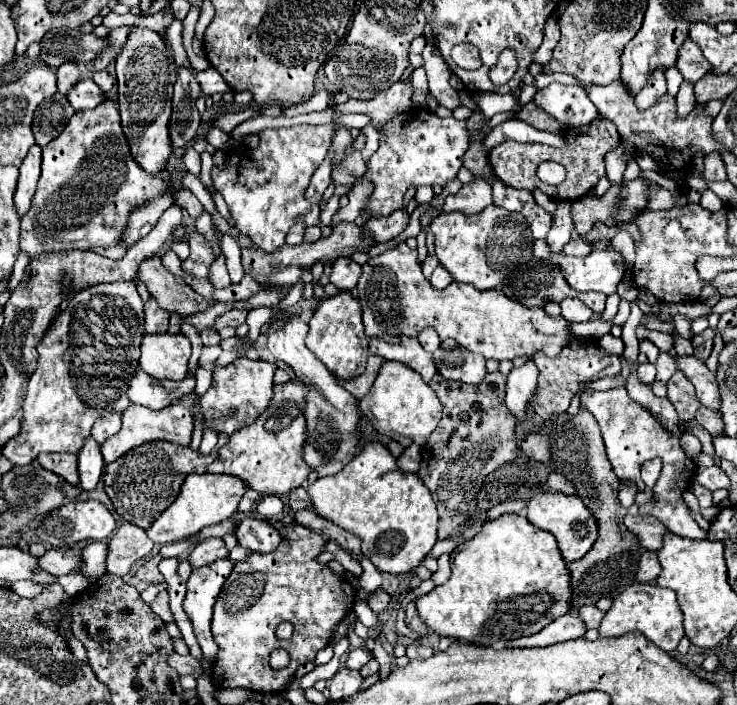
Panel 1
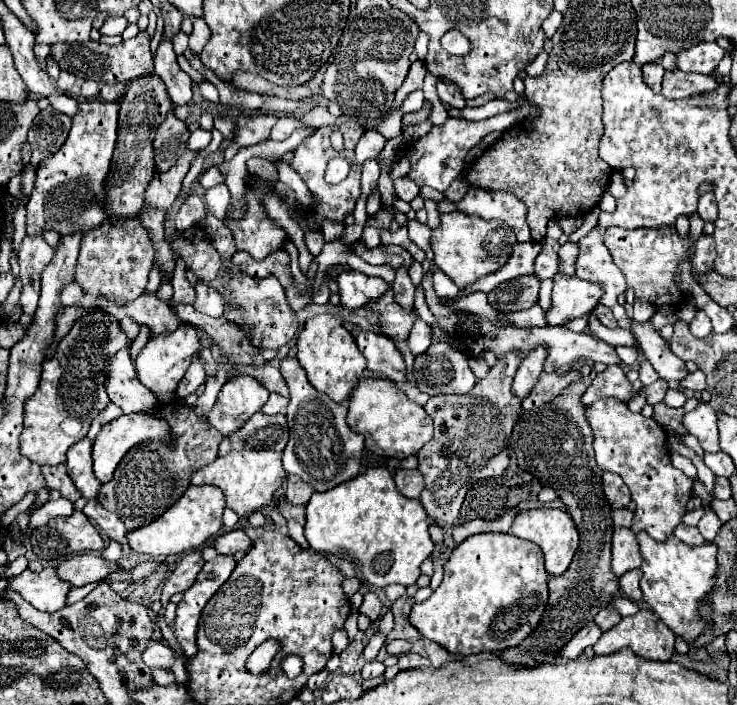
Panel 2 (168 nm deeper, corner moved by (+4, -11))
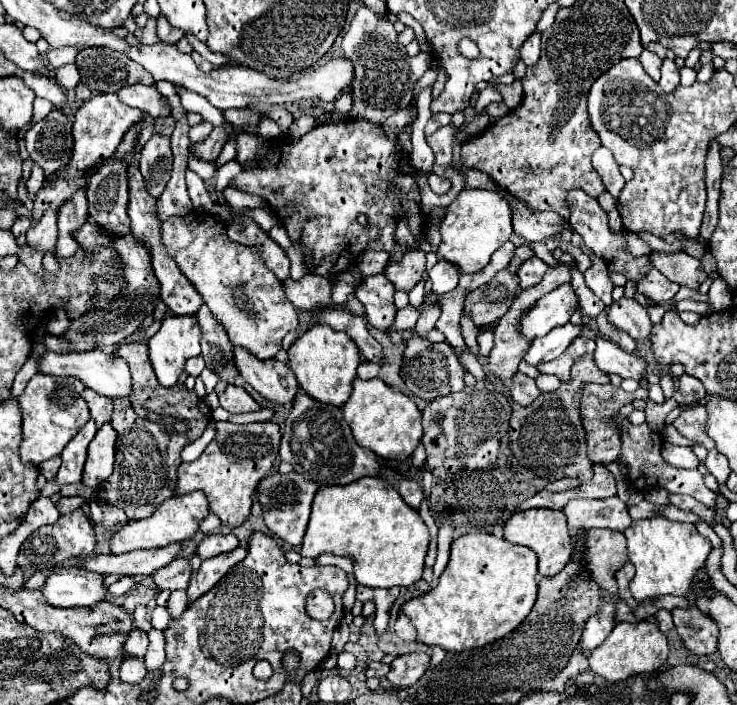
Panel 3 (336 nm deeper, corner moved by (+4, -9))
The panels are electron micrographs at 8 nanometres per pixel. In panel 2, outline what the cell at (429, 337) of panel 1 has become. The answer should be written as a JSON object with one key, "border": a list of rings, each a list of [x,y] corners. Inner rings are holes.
{"border":[[[417,318],[407,336],[407,344],[413,354],[425,352],[431,346],[431,326],[427,322],[423,322],[421,318]]]}

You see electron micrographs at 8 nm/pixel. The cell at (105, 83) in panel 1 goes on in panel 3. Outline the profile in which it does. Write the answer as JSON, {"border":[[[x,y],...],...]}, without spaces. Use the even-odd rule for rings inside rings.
{"border":[[[135,84],[135,86],[127,86],[123,90],[117,92],[119,100],[127,106],[139,108],[141,112],[153,116],[153,118],[163,118],[169,116],[169,104],[161,98],[161,94],[157,92],[157,88],[149,88],[143,84]]]}

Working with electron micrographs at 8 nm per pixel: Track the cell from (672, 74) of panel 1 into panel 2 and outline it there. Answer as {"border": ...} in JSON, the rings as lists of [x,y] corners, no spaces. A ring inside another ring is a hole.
{"border":[[[665,72],[663,76],[663,96],[669,100],[685,98],[697,92],[710,92],[715,90],[719,83],[710,75],[698,73]]]}

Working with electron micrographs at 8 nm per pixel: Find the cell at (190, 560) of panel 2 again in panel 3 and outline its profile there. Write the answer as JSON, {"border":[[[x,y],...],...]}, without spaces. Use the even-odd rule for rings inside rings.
{"border":[[[175,558],[175,562],[167,564],[163,570],[157,570],[153,574],[153,580],[159,590],[185,590],[189,586],[193,570],[187,558]]]}

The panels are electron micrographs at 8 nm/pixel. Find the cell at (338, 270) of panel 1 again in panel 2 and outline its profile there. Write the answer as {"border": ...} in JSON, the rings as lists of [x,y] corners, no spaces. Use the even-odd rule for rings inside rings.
{"border":[[[355,270],[339,274],[341,304],[349,310],[379,300],[387,290],[389,290],[389,284],[383,278],[367,276],[367,274],[355,272]]]}

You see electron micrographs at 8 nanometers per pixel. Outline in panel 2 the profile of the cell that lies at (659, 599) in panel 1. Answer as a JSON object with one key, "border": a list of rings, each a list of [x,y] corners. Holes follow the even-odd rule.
{"border":[[[639,610],[635,616],[627,616],[621,618],[621,622],[607,630],[601,640],[593,646],[597,656],[605,656],[605,654],[613,654],[621,648],[629,648],[633,650],[637,656],[645,658],[645,660],[657,660],[657,662],[667,662],[671,660],[673,654],[673,644],[675,644],[675,632],[671,632],[671,628],[667,628],[651,610]]]}

